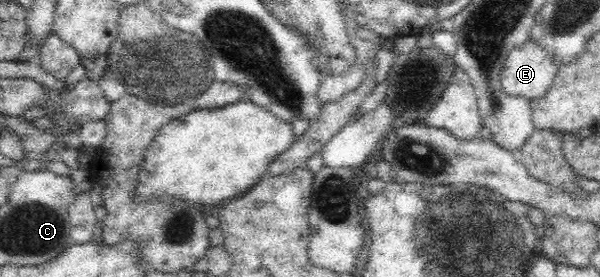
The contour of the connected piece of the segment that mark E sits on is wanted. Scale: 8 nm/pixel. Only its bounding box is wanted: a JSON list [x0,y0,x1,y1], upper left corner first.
[499,42,560,99]

